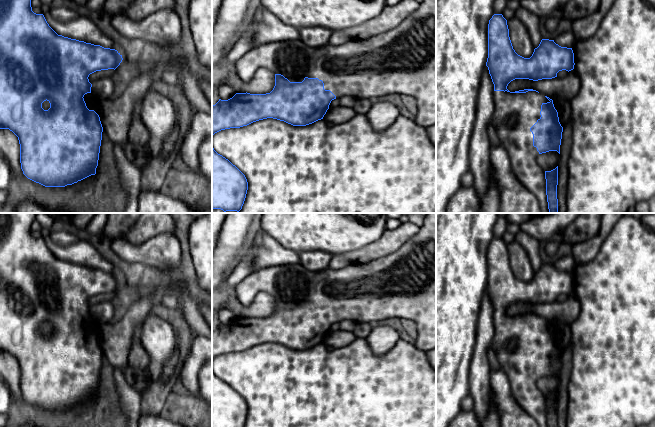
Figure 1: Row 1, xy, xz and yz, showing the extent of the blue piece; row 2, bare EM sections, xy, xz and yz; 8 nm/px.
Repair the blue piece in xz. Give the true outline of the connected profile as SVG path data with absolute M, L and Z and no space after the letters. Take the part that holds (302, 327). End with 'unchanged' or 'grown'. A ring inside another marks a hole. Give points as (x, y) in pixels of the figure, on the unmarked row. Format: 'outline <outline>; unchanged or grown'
outline M427 213L421 226L408 221L396 229L386 229L378 240L343 256L350 264L339 270L326 268L313 272L296 263L264 268L248 275L236 286L238 300L249 307L259 293L265 292L275 298L275 310L266 318L236 317L228 324L219 323L212 329L212 362L221 354L240 352L267 342L306 350L323 343L331 325L343 320L370 323L388 318L409 319L417 327L414 346L423 351L436 347L436 213Z; grown

